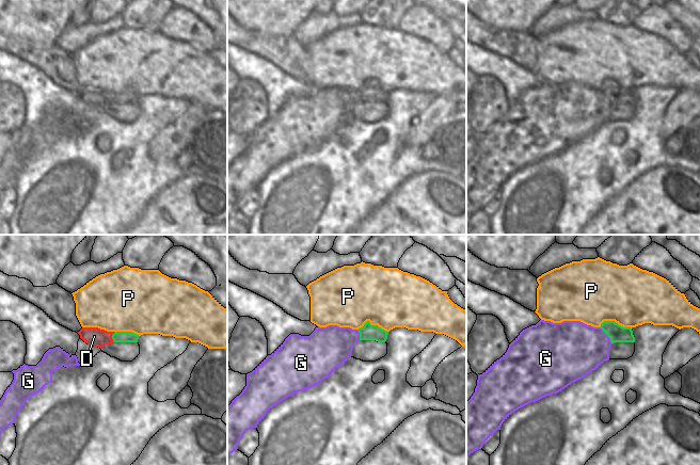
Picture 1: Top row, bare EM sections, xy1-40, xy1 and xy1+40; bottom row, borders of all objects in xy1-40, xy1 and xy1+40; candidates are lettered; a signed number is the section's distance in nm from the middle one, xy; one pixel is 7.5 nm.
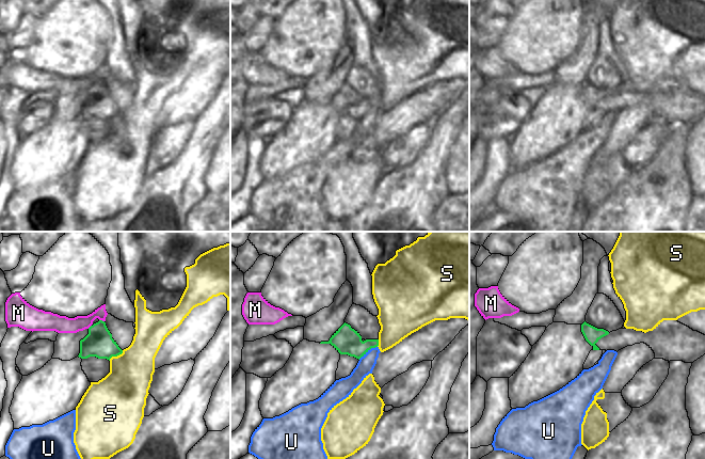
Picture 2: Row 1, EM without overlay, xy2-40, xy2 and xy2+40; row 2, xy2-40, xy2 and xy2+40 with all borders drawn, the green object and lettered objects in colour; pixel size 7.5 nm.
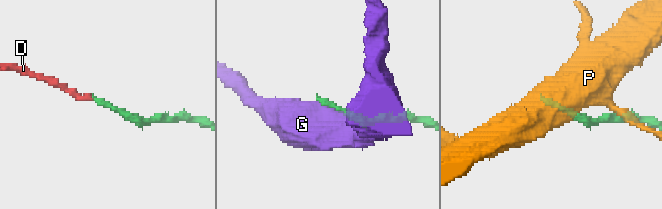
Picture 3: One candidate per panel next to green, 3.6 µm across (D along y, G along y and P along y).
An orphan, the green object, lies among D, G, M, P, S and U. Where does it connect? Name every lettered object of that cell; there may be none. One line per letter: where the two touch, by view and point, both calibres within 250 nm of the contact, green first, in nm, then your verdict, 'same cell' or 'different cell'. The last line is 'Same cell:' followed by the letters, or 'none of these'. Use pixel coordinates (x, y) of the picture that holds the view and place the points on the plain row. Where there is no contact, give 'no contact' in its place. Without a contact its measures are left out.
D: xy1-40 (112, 98) | 80/140 nm | same cell
G: xy1+40 (607, 96) | 130/400 nm | different cell
M: xy2-40 (101, 81) | 220/110 nm | different cell
P: xy1+40 (615, 83) | 130/440 nm | different cell
S: xy2-40 (116, 116) | 220/340 nm | different cell
U: xy2 (367, 111) | 200/130 nm | different cell
Same cell: D

